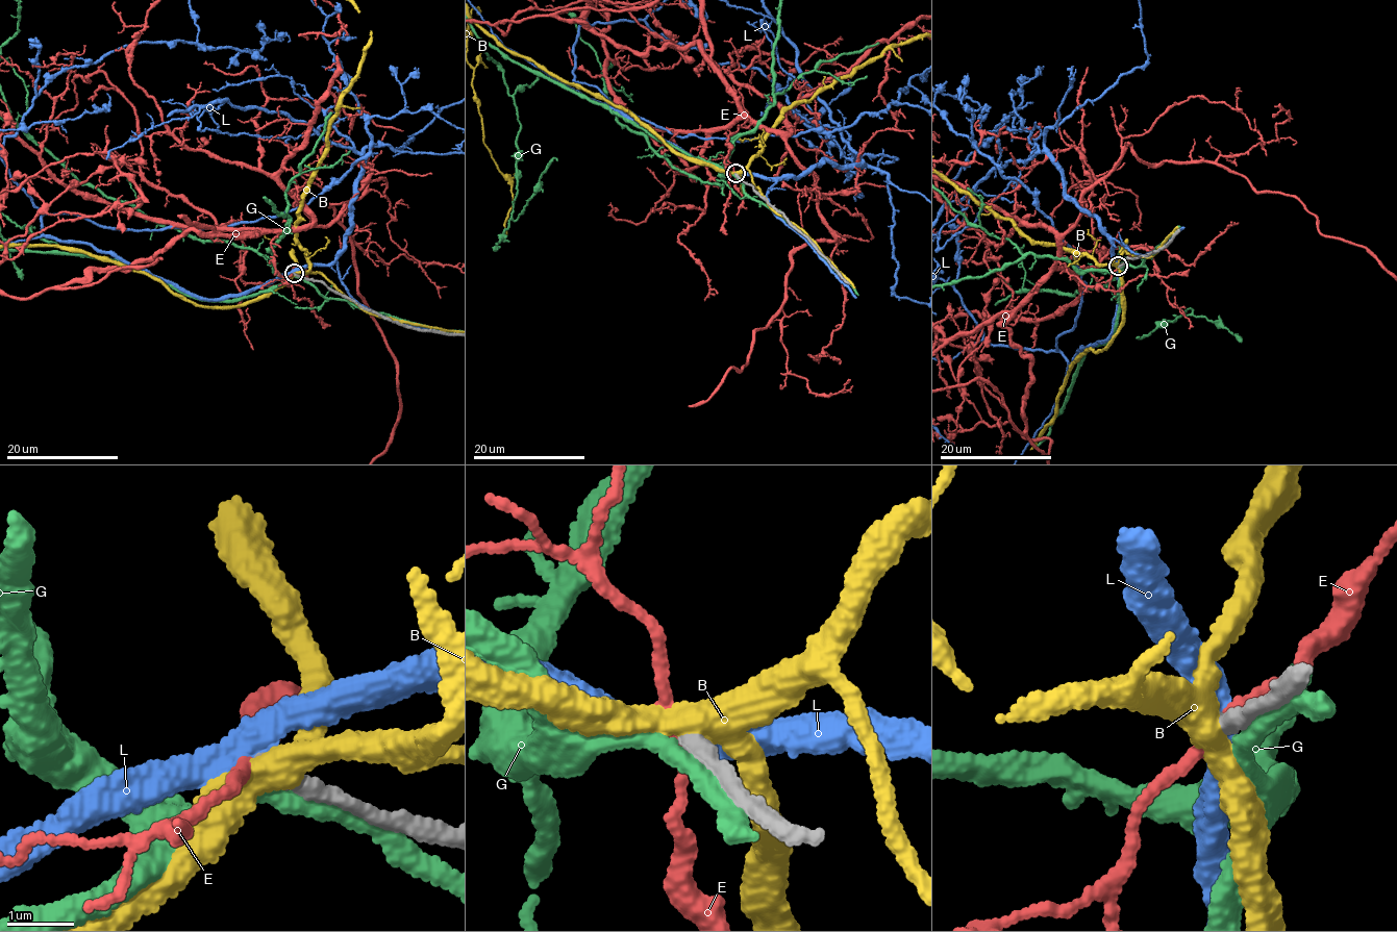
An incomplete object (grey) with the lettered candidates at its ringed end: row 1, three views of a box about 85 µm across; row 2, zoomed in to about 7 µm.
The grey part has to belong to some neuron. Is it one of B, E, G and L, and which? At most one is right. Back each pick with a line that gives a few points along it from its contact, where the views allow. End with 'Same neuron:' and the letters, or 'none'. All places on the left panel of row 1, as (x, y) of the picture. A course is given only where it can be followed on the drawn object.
Same neuron: none

